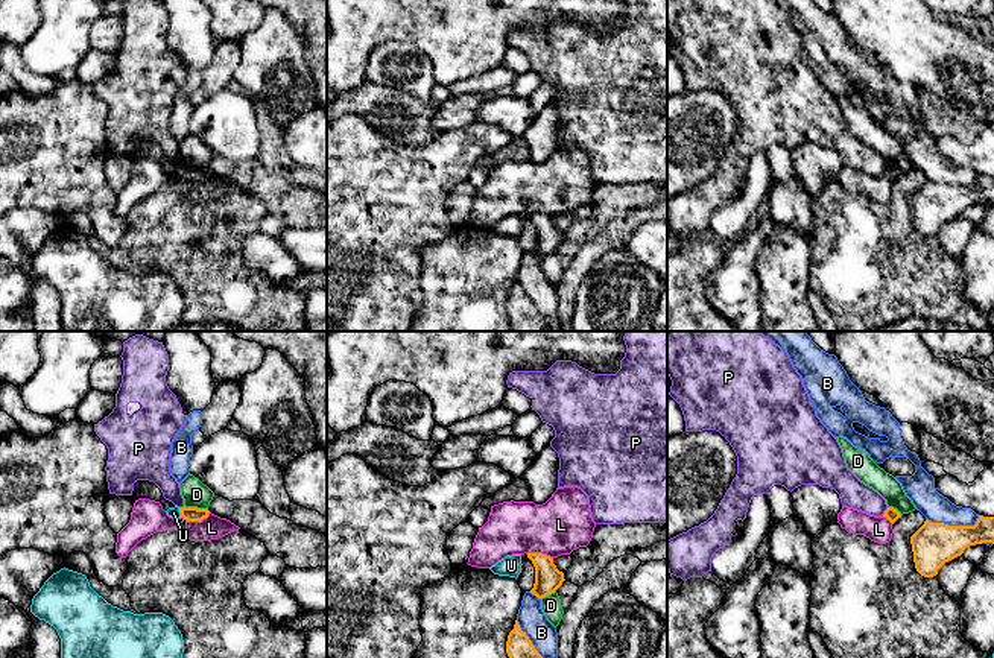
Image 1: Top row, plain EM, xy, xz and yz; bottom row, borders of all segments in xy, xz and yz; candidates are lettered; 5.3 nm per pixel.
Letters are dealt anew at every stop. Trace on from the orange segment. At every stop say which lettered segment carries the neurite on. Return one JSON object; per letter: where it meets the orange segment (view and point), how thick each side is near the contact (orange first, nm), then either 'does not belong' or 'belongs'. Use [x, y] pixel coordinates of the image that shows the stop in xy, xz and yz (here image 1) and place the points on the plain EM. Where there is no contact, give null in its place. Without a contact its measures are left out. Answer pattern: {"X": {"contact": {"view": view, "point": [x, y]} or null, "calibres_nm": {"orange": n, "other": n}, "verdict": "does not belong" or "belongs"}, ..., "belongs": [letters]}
{"B": {"contact": {"view": "yz", "point": [953, 186]}, "calibres_nm": {"orange": 240, "other": 150}, "verdict": "does not belong"}, "D": {"contact": {"view": "xy", "point": [196, 167]}, "calibres_nm": {"orange": 80, "other": 140}, "verdict": "does not belong"}, "L": {"contact": {"view": "xy", "point": [195, 180]}, "calibres_nm": {"orange": 80, "other": 130}, "verdict": "does not belong"}, "P": {"contact": {"view": "yz", "point": [885, 172]}, "calibres_nm": {"orange": 70, "other": 150}, "verdict": "does not belong"}, "U": {"contact": {"view": "xy", "point": [180, 170]}, "calibres_nm": {"orange": 80, "other": 60}, "verdict": "does not belong"}, "belongs": []}

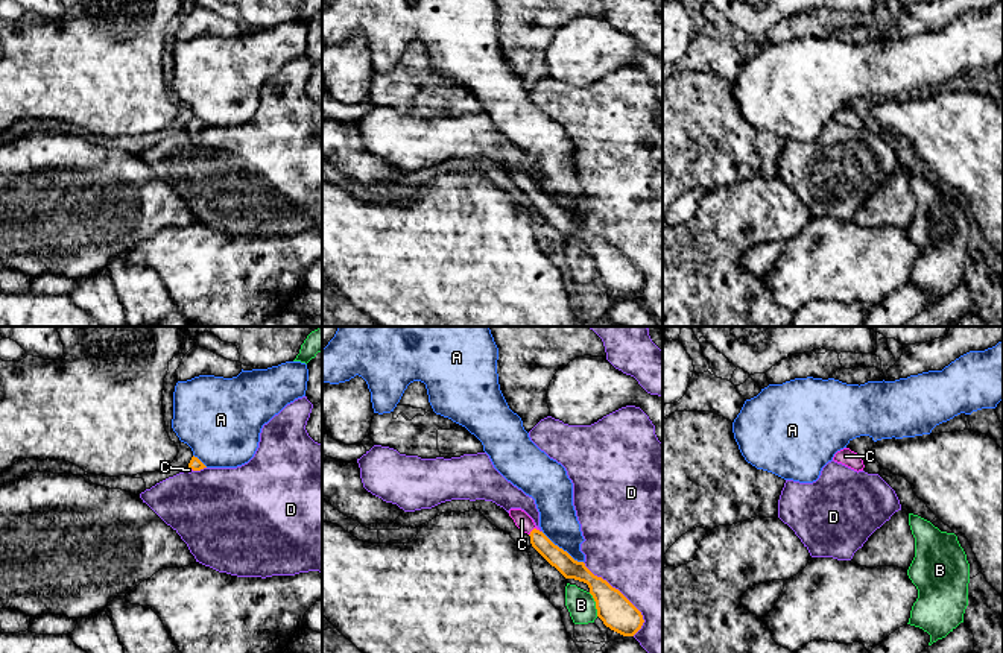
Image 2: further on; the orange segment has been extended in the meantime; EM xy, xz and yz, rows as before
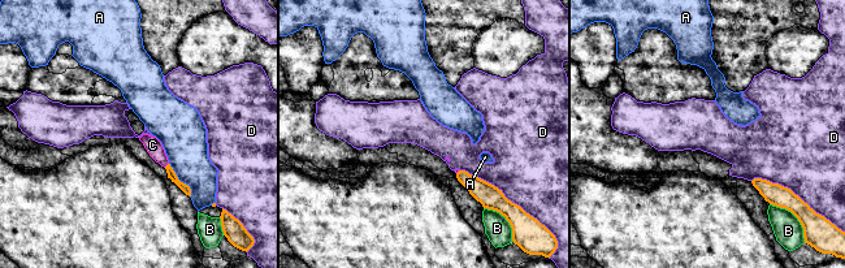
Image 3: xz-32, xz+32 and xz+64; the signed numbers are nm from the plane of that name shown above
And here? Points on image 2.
{"A": {"contact": {"view": "xz", "point": [561, 208]}, "calibres_nm": {"orange": 110, "other": 200}, "verdict": "does not belong"}, "B": {"contact": {"view": "xz", "point": [596, 264]}, "calibres_nm": {"orange": 180, "other": 150}, "verdict": "does not belong"}, "C": {"contact": {"view": "xz", "point": [532, 190]}, "calibres_nm": {"orange": 100, "other": 90}, "verdict": "belongs"}, "D": {"contact": {"view": "xz", "point": [623, 255]}, "calibres_nm": {"orange": 180, "other": 500}, "verdict": "does not belong"}, "belongs": ["C"]}

